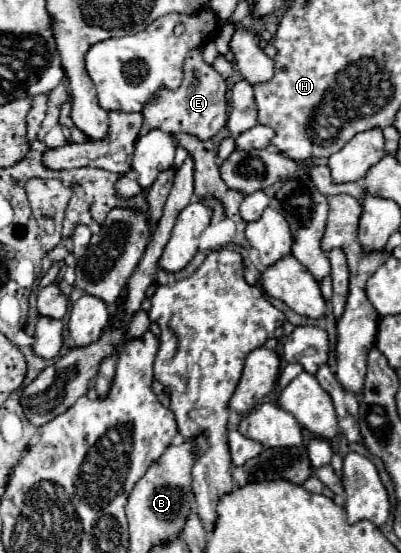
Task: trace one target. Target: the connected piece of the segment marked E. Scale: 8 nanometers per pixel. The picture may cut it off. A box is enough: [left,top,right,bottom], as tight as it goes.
[142,49,226,139]

